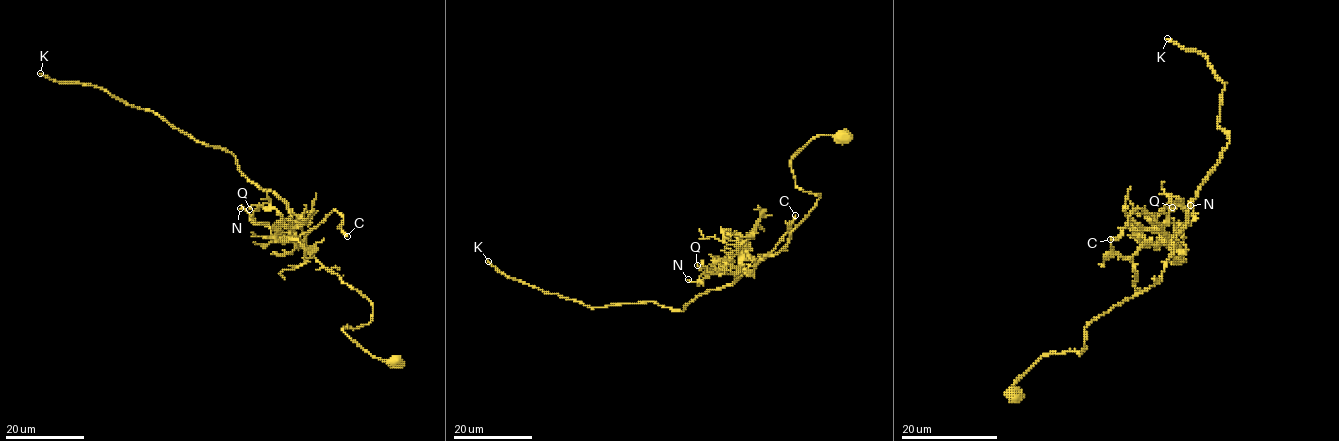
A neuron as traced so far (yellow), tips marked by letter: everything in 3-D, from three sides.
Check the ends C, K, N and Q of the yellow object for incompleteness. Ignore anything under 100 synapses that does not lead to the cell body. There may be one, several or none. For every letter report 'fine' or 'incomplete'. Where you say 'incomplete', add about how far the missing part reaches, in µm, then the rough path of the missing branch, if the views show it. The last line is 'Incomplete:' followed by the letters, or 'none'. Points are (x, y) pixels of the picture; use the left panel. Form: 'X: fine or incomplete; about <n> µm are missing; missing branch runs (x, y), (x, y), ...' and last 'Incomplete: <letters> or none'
C: fine
K: incomplete; about 45 µm are missing
N: fine
Q: fine
Incomplete: K

